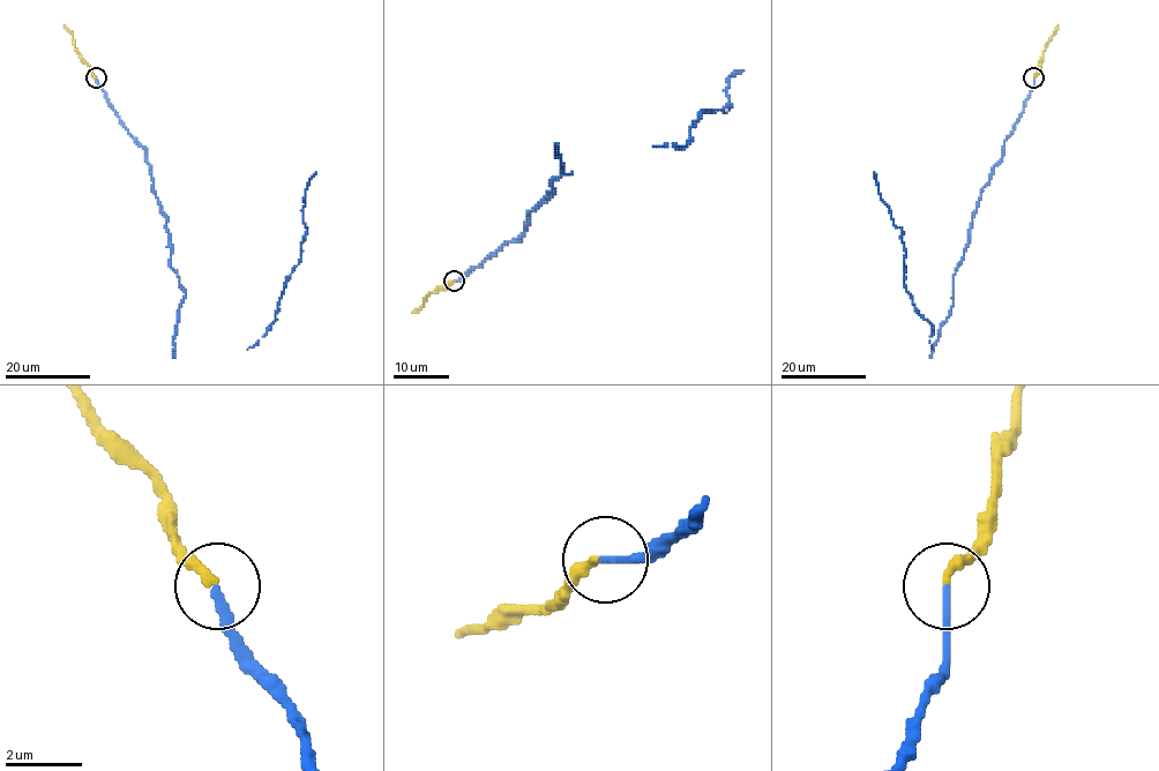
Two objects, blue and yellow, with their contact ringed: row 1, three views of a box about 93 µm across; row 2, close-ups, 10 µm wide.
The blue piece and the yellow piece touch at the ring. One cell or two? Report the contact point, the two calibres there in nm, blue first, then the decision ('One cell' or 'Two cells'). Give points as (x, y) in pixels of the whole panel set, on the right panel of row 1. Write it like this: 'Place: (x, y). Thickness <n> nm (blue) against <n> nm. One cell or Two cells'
Place: (1033, 77). Thickness 220 nm (blue) against 280 nm. One cell

